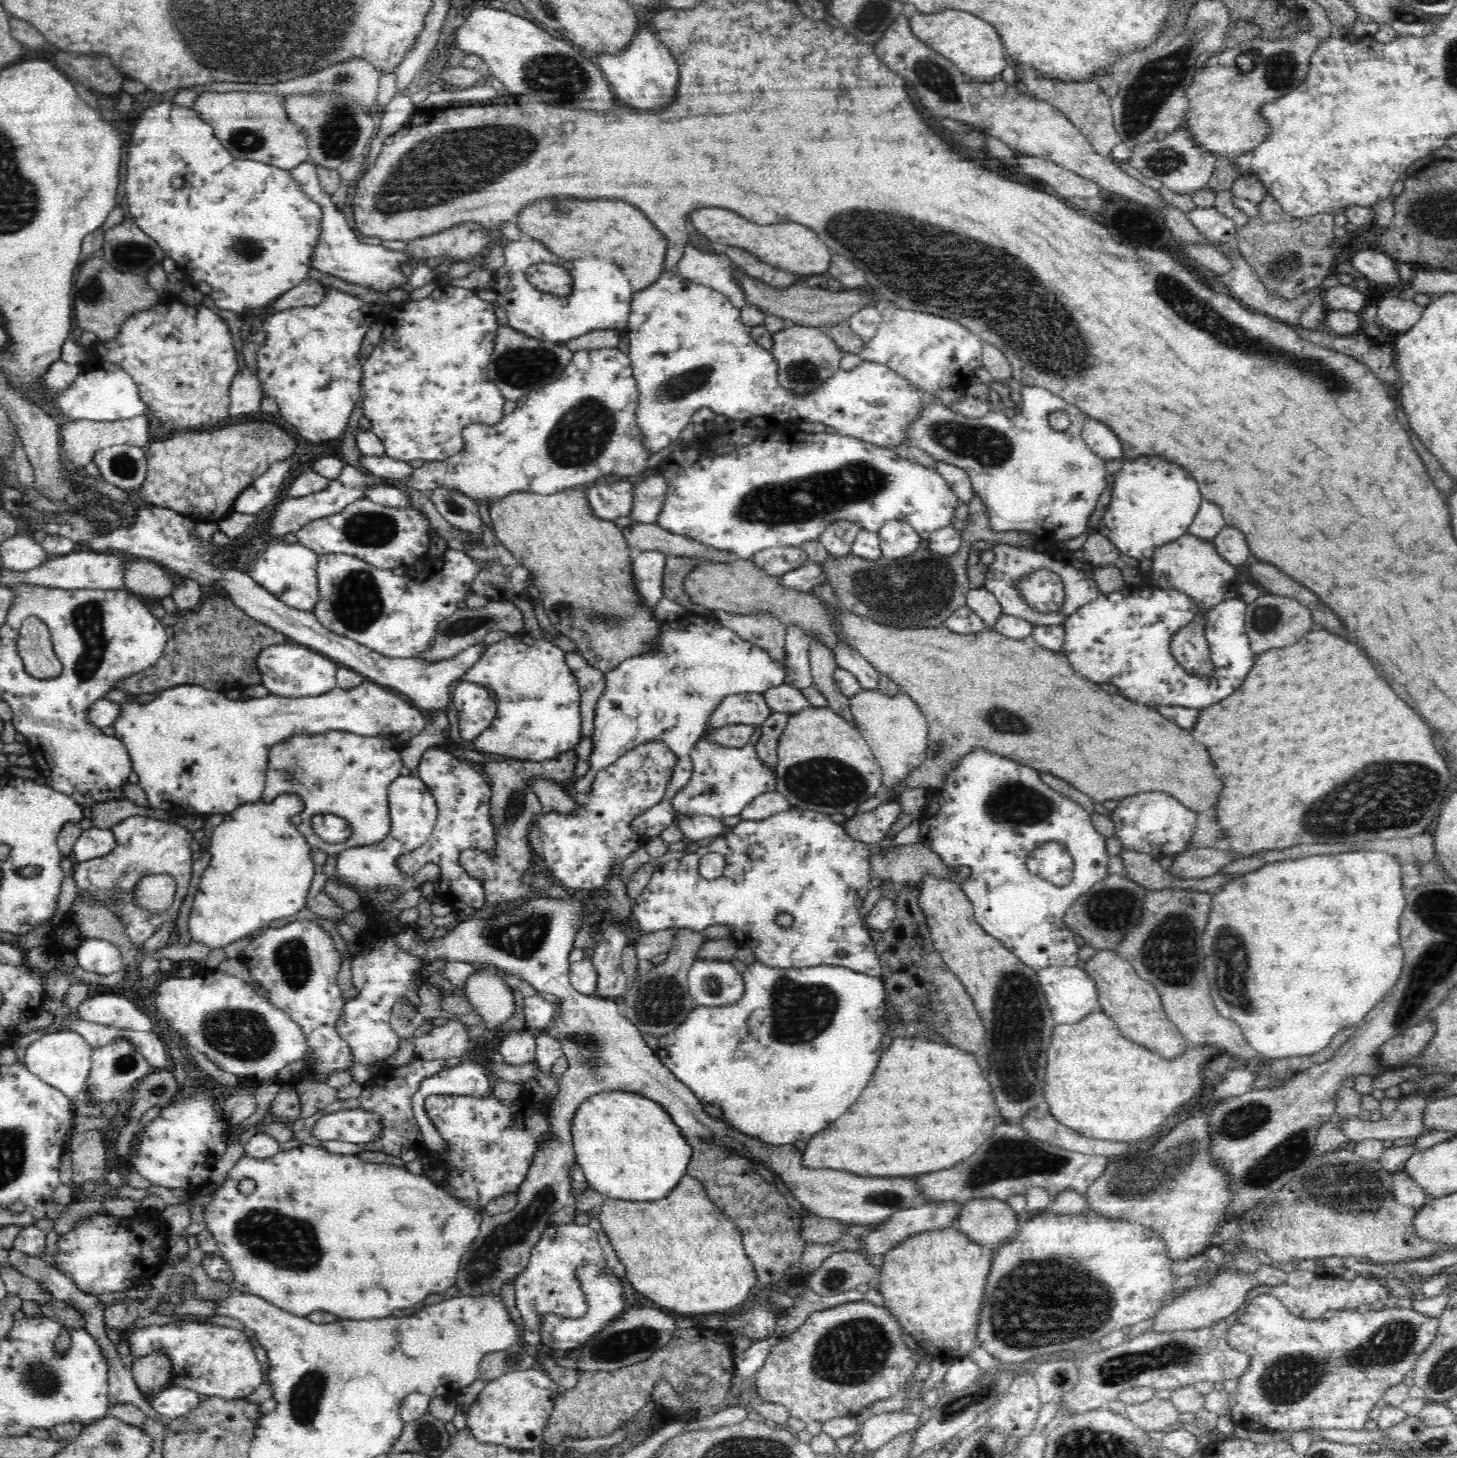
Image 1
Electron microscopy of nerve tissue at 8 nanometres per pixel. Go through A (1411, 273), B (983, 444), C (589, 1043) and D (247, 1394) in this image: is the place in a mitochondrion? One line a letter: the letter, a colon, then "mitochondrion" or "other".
A: other
B: mitochondrion
C: mitochondrion
D: other

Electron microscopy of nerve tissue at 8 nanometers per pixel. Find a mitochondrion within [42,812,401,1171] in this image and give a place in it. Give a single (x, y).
(243, 1034)

